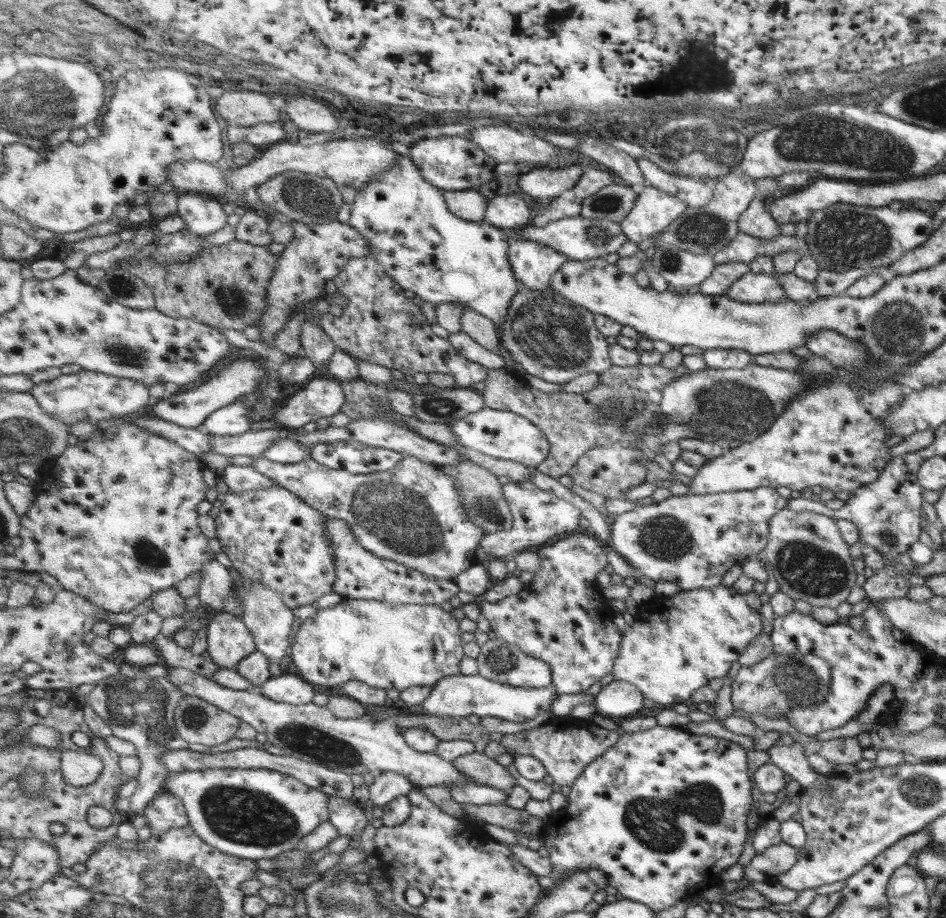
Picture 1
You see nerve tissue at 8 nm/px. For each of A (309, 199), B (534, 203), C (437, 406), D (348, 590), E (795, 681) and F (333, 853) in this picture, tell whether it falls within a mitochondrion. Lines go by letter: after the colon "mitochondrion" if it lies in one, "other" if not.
A: mitochondrion
B: other
C: mitochondrion
D: other
E: mitochondrion
F: other

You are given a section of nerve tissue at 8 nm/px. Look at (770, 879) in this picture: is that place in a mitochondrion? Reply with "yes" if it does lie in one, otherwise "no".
no

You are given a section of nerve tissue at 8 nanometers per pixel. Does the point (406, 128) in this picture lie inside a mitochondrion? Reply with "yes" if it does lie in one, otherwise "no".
no

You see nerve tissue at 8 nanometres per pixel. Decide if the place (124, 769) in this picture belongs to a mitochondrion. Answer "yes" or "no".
no

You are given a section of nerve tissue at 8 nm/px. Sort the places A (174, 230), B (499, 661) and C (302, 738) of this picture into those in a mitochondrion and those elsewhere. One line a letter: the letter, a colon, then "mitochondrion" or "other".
A: other
B: mitochondrion
C: mitochondrion

